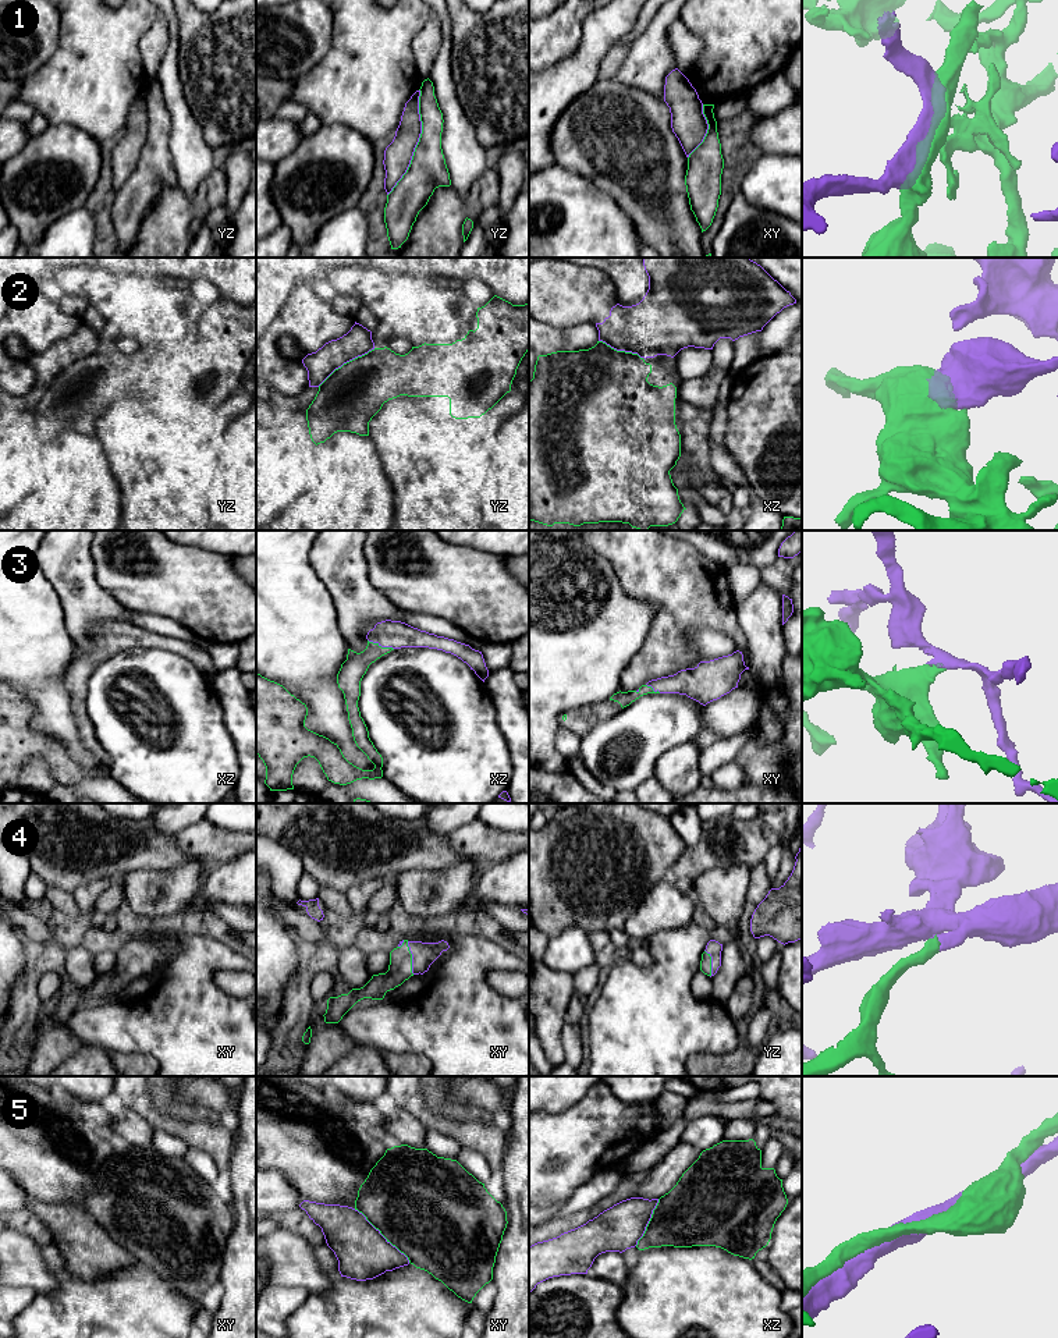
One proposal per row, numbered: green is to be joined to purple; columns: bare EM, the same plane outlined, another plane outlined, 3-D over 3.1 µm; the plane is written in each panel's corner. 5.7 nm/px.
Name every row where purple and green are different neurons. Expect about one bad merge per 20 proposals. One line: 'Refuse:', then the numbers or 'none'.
Refuse: none

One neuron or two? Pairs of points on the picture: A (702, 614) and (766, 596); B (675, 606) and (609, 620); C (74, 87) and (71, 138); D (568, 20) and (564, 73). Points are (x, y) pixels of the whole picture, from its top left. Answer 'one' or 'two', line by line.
A: two
B: two
C: two
D: two

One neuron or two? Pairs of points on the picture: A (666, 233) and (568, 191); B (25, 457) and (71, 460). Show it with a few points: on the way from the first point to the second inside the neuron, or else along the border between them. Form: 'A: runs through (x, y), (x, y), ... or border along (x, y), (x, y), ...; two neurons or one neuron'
A: border along (606, 191), (631, 220), (641, 242); two neurons
B: border along (43, 446), (43, 481), (32, 490); two neurons

